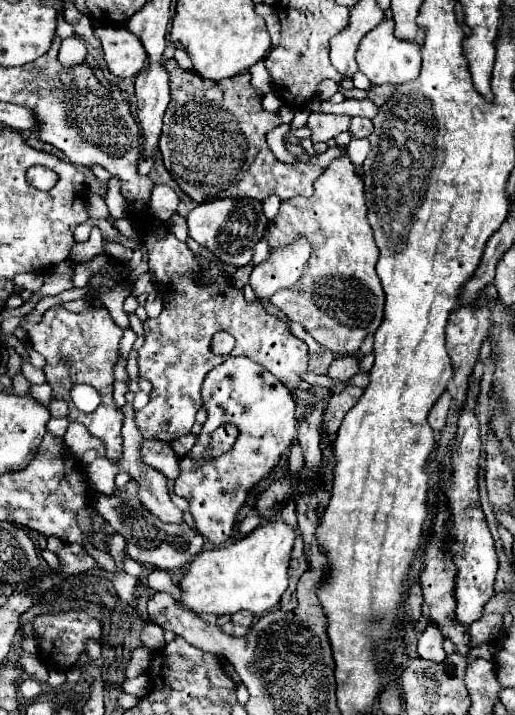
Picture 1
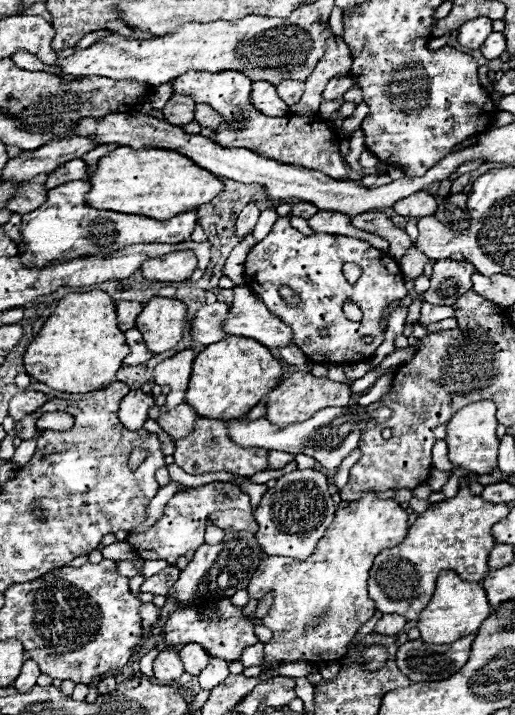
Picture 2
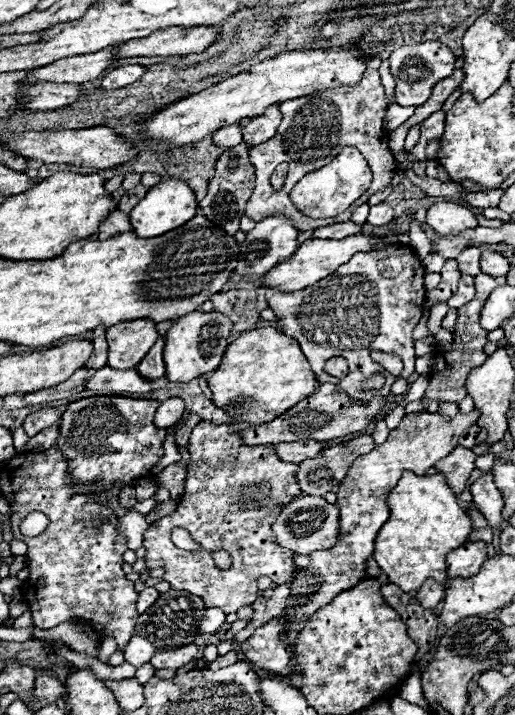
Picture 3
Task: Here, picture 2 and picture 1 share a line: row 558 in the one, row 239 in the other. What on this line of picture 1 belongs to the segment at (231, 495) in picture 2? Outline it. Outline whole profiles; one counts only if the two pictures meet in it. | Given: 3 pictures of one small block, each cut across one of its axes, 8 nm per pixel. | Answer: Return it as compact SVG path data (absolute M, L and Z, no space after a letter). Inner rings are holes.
M146 220L146 224L142 224L148 228L144 242L150 252L148 264L158 284L158 292L164 296L164 310L158 318L144 322L144 346L138 350L140 376L150 380L154 386L150 402L136 410L136 426L142 436L172 442L190 434L198 412L198 400L202 396L202 382L206 374L224 360L210 352L210 340L218 330L236 338L234 356L246 356L258 362L290 390L296 390L300 376L306 374L308 368L308 346L292 336L286 322L270 316L258 300L248 304L242 292L236 290L232 280L226 278L214 262L208 270L208 274L214 276L212 284L196 284L196 278L200 278L204 270L194 260L192 250L186 242L176 240L176 236L172 236L162 224L150 222L152 220ZM154 232L156 236L152 236Z

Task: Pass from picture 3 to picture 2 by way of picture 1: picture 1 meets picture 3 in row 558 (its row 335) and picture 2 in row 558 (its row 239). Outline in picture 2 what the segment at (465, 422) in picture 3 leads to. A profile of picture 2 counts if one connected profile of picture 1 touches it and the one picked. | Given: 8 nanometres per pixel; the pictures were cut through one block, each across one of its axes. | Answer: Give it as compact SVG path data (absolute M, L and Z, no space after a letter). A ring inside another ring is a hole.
M374 492L362 496L360 500L350 502L346 508L338 508L332 524L328 526L326 534L318 540L314 554L302 562L282 556L268 556L260 562L256 568L248 592L250 598L260 600L266 592L274 592L274 602L268 614L262 618L262 624L274 630L274 640L266 644L264 650L264 670L274 670L280 664L290 664L296 660L306 662L336 662L348 652L350 640L356 636L356 632L366 624L374 612L376 606L368 598L368 570L372 568L372 560L376 554L380 554L384 548L392 548L404 540L408 532L408 512L396 504L394 500L378 500Z

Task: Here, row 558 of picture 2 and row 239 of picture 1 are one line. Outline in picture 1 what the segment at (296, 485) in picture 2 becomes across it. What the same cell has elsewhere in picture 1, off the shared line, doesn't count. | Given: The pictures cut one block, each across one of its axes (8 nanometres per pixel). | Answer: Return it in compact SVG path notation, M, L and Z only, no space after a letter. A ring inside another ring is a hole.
M302 236L290 246L282 246L269 253L266 262L258 264L250 274L250 286L258 298L270 299L282 288L290 288L302 276L302 270L310 258L312 246Z

